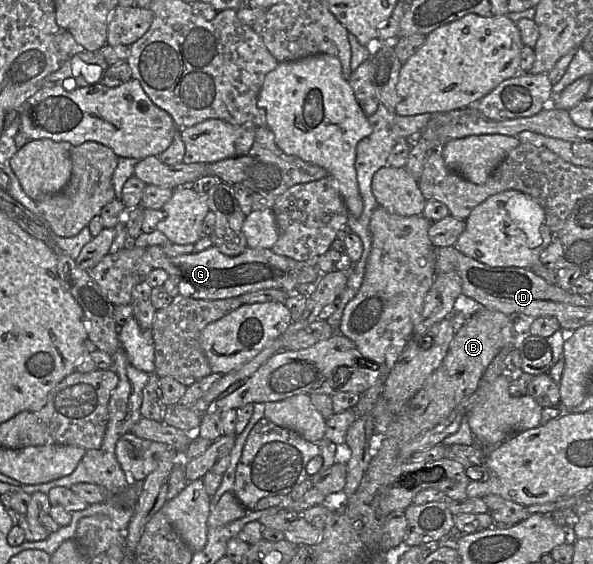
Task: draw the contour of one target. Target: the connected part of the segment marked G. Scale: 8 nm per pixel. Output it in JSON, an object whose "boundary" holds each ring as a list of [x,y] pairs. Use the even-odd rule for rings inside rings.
{"boundary":[[[152,245],[146,247],[144,260],[154,269],[179,277],[179,293],[194,299],[239,297],[263,289],[282,289],[288,293],[298,288],[295,292],[310,292],[322,275],[313,261],[296,261],[267,248],[247,247],[241,254],[232,257],[212,245],[201,252],[170,257],[164,253],[162,246]]]}

